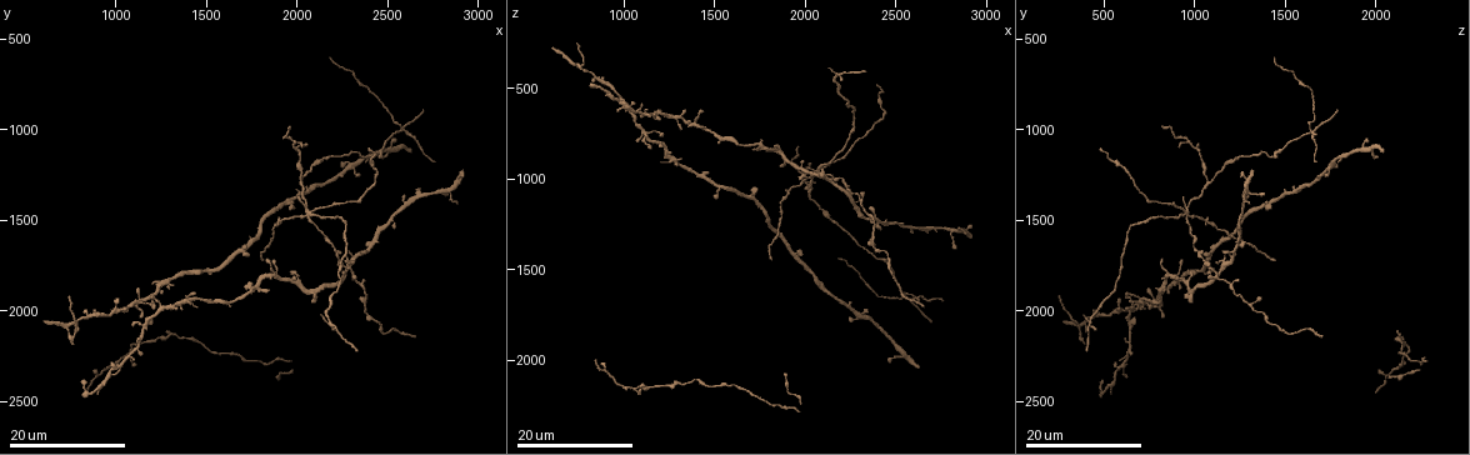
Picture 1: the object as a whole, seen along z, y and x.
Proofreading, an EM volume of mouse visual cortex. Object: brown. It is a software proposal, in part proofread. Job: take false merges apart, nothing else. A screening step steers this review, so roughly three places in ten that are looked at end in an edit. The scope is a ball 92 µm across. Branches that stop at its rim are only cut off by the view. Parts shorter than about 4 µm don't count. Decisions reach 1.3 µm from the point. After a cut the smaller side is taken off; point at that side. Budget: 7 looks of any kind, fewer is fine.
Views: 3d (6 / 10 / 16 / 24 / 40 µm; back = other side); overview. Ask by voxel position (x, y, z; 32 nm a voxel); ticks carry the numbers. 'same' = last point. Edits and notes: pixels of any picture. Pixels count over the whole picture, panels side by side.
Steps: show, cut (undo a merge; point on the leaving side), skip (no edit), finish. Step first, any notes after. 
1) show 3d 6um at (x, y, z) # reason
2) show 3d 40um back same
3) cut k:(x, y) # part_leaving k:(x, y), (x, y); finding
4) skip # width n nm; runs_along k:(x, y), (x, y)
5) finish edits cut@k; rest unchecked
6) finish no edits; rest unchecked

show 3d 24um at (2340, 1840, 1200) # branch point

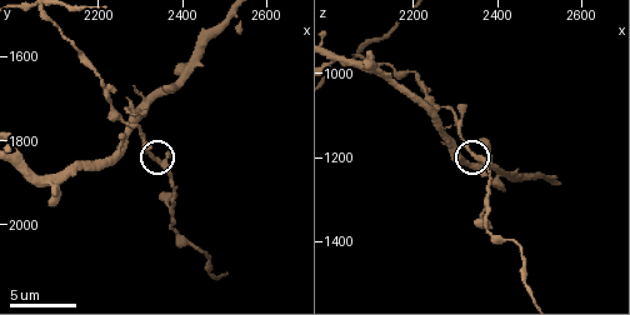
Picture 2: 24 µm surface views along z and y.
show 3d 10um at (2345, 1845, 1200)

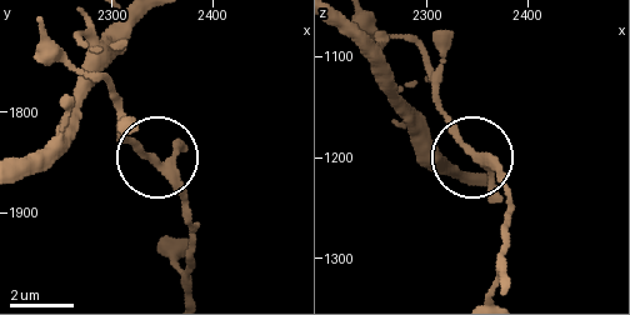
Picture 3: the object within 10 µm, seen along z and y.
skip # all the same neuron

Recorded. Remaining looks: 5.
show 3d 16um at (2040, 1460, 960) # four or more arms meet

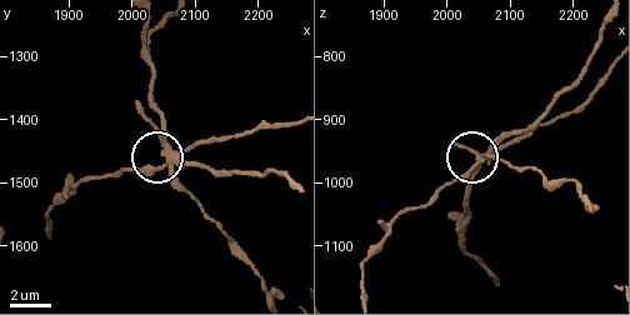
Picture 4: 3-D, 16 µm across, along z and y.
show 3d 6um same # zoom in

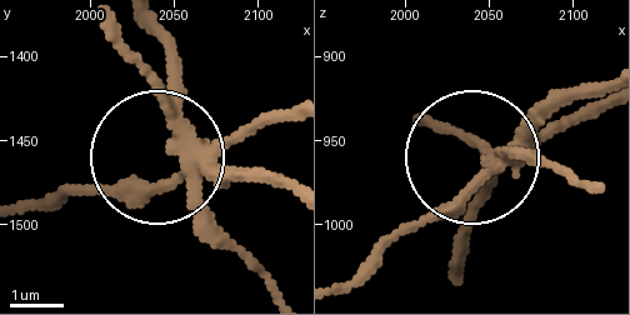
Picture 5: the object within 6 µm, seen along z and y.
show 3d 6um back at (2052, 1470, 962)

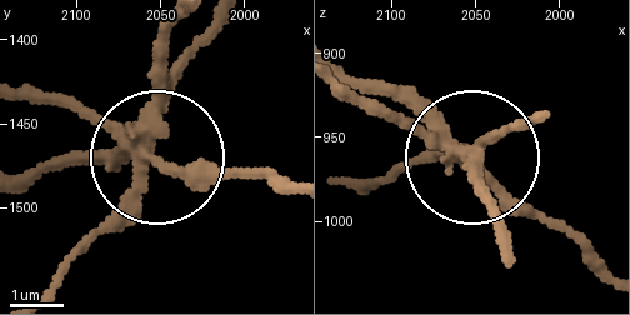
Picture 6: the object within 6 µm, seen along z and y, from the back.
cut 6:(100, 158) # part_leaving 6:(150, 123), (150, 60), (173, 24); a second neuron is stuck on

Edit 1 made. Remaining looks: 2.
finish edits cut@6; rest unchecked

